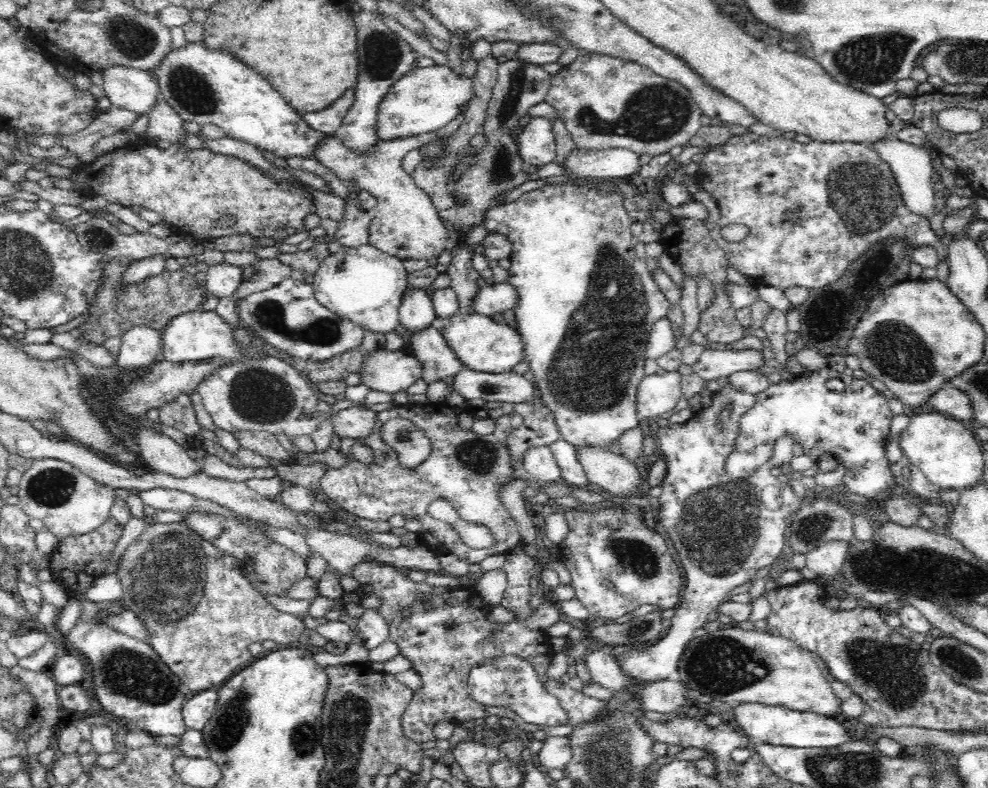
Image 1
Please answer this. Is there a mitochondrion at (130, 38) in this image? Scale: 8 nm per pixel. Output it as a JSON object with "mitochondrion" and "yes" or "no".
{"mitochondrion":"yes"}

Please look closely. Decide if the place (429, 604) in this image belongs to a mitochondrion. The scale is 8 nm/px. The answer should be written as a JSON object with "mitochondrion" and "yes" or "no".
{"mitochondrion":"yes"}

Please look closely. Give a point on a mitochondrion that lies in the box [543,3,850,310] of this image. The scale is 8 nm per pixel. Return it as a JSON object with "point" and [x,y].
{"point":[655,112]}

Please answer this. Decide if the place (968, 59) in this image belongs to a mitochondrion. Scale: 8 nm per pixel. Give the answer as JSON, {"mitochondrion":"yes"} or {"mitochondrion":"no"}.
{"mitochondrion":"yes"}

